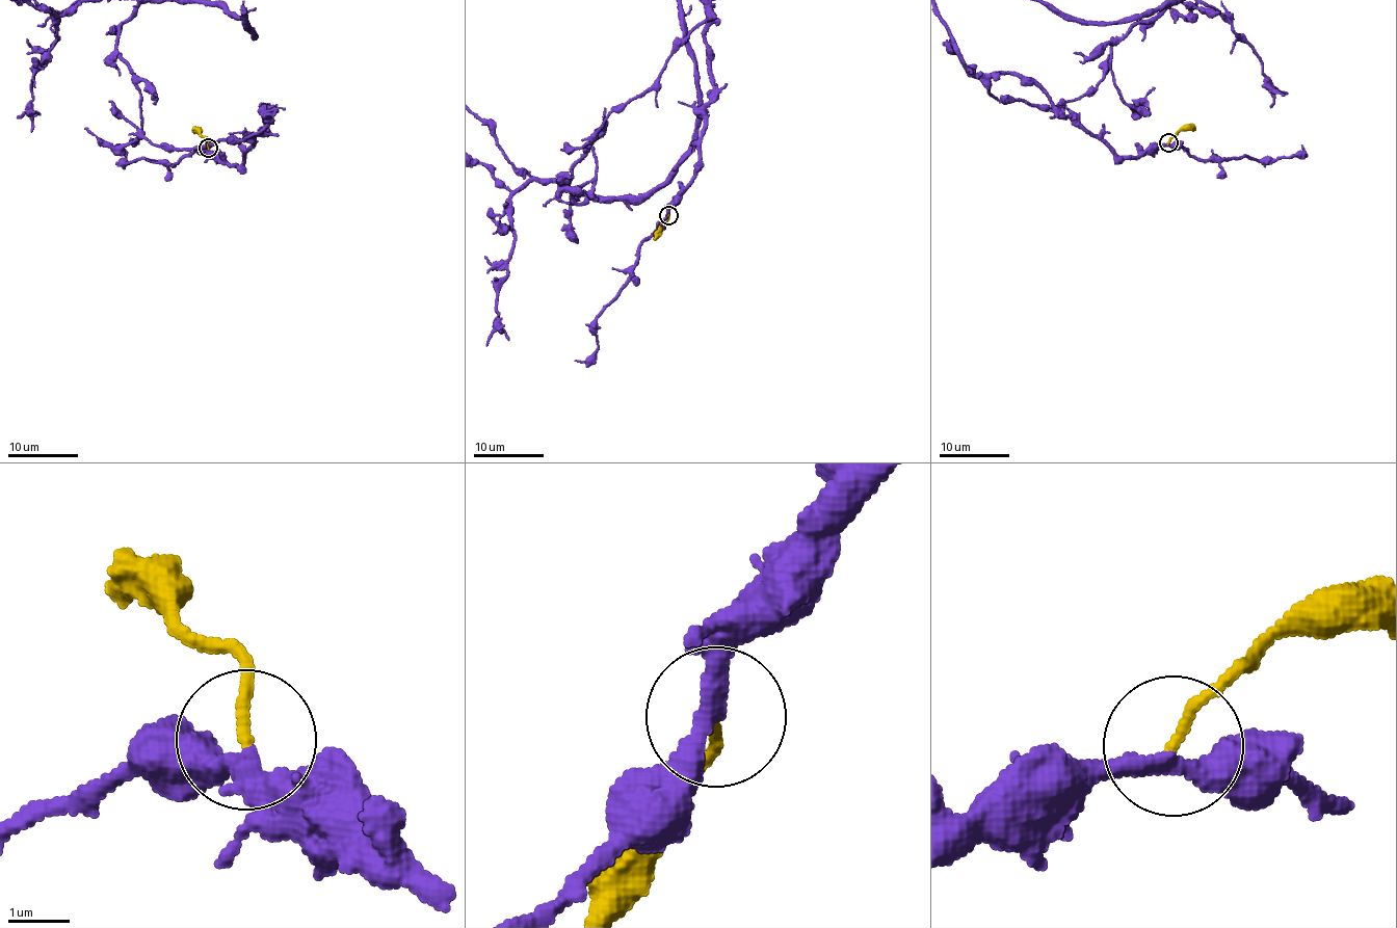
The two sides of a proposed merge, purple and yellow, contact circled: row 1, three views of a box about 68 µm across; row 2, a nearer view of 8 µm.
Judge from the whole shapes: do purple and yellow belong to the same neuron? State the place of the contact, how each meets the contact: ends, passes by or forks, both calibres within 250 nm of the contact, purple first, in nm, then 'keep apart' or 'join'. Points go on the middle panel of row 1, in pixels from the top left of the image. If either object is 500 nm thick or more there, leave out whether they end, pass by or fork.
(668, 215) | purple passes by | yellow ends | 280/180 nm | join

